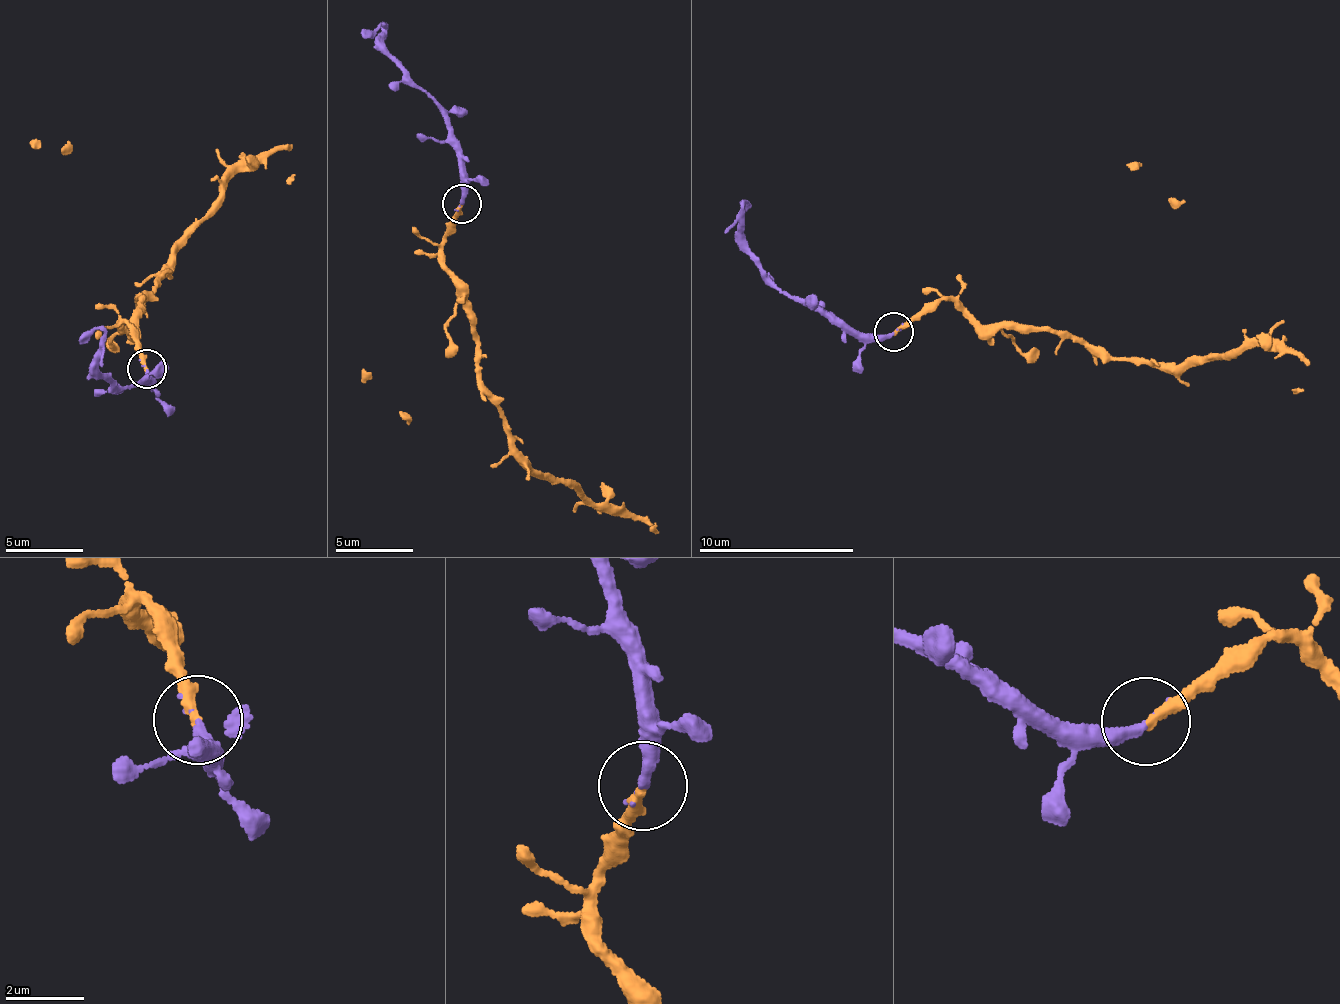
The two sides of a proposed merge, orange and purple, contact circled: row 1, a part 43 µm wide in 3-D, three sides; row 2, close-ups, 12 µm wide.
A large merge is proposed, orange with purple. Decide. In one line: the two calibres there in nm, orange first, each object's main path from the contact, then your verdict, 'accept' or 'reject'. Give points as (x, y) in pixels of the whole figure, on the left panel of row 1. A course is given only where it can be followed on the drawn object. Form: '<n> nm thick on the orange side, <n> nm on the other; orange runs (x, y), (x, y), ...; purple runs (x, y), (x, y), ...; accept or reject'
280 nm thick on the orange side, 280 nm on the other; orange runs (146, 369), (121, 321), (134, 327), (136, 294), (152, 291), (157, 269), (238, 170), (285, 149), (294, 180); purple runs (146, 369), (151, 389), (154, 386), (125, 388), (98, 369), (99, 336), (90, 332), (78, 341); accept

